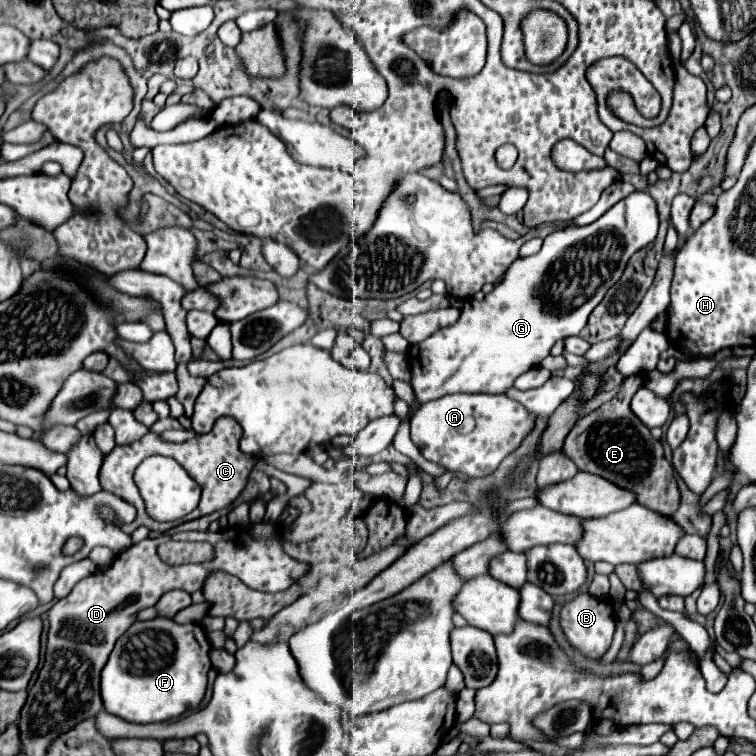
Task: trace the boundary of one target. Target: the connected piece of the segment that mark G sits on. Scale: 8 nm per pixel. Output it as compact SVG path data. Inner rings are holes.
M633 192L629 198L625 198L625 200L621 200L619 204L615 204L607 214L603 214L599 220L595 220L595 222L589 224L589 226L567 226L567 228L563 228L563 230L551 232L551 234L543 240L543 248L541 248L537 254L527 256L527 258L519 258L519 260L515 260L515 262L509 266L509 270L507 270L507 274L503 276L503 280L501 280L499 284L495 284L495 290L493 290L491 294L487 294L483 302L477 302L477 300L473 300L473 298L467 300L465 306L463 306L463 310L461 310L461 318L459 318L453 326L447 326L447 328L443 328L441 332L435 332L435 334L429 336L427 340L423 340L421 344L409 348L407 356L409 356L409 364L411 364L411 386L413 386L415 394L417 394L417 400L419 400L419 402L429 402L429 400L441 398L441 396L445 396L445 394L457 394L457 392L467 392L467 394L477 394L477 392L503 394L507 388L513 386L513 380L515 380L519 374L527 372L529 368L533 368L535 364L539 364L545 356L549 356L549 350L551 350L551 346L553 346L557 340L567 338L567 336L577 336L577 334L583 330L583 326L587 324L587 318L589 318L589 314L593 312L593 308L603 300L605 292L621 278L627 260L629 260L637 250L645 248L649 242L655 240L657 228L659 228L659 216L657 216L657 204L655 204L655 200L653 200L647 192Z

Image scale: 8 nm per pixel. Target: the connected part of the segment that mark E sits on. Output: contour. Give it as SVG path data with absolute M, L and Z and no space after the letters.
M641 374L627 376L623 380L623 388L619 394L605 402L595 412L577 420L571 432L565 438L563 452L577 464L579 470L603 476L609 482L625 488L627 492L635 492L637 504L659 512L661 516L671 518L679 508L679 488L675 480L675 470L671 462L665 458L663 444L655 440L649 428L639 422L639 418L631 412L633 394L645 384Z

